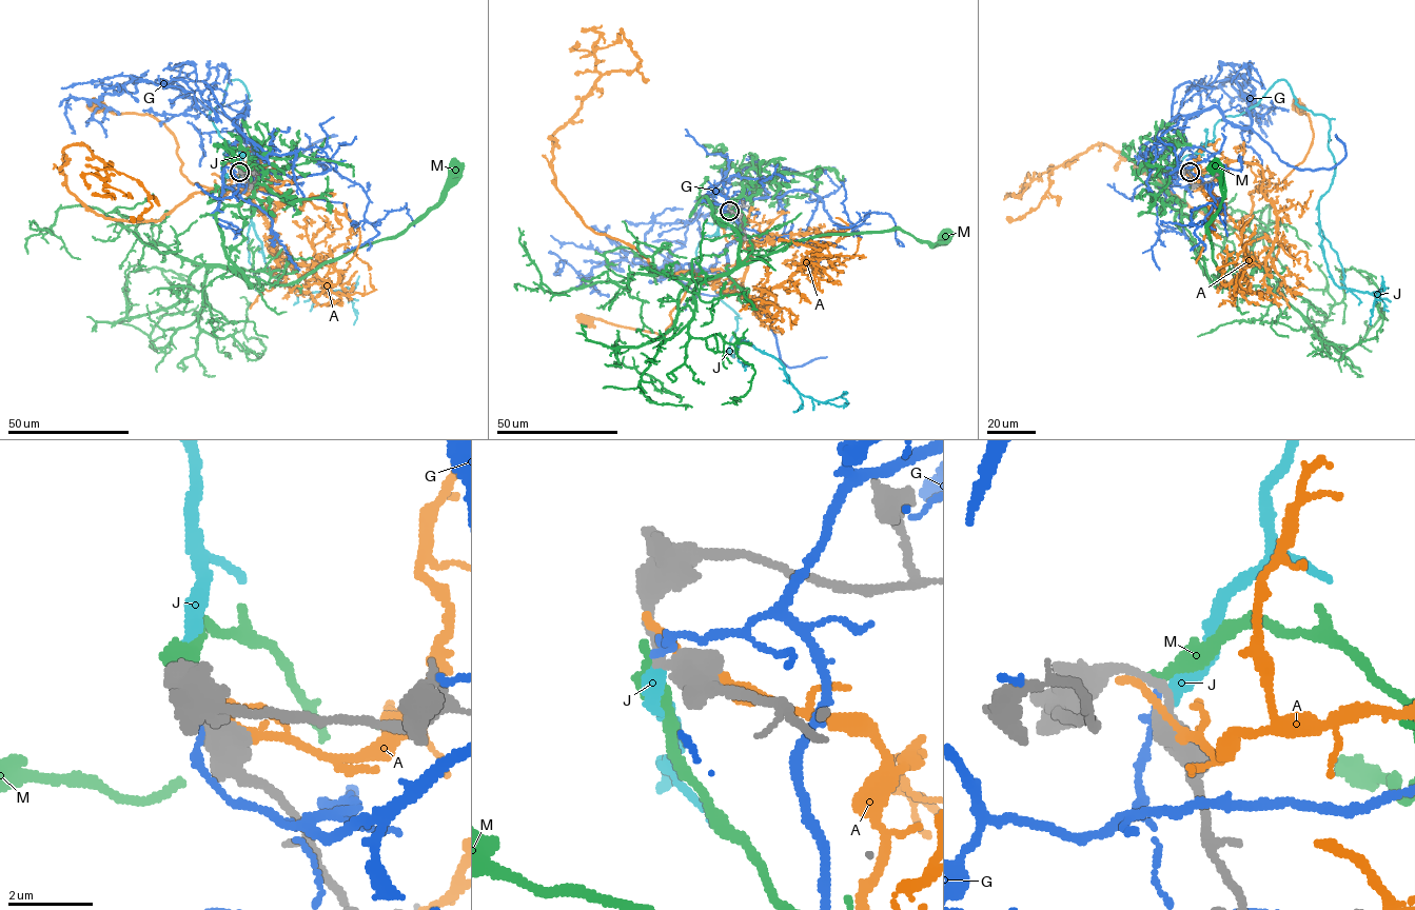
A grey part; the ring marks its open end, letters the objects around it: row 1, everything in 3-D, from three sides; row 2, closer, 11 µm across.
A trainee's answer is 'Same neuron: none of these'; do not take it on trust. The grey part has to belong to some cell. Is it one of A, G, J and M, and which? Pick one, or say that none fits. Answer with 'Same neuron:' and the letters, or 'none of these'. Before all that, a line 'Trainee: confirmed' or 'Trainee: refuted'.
Trainee: refuted
Same neuron: J

